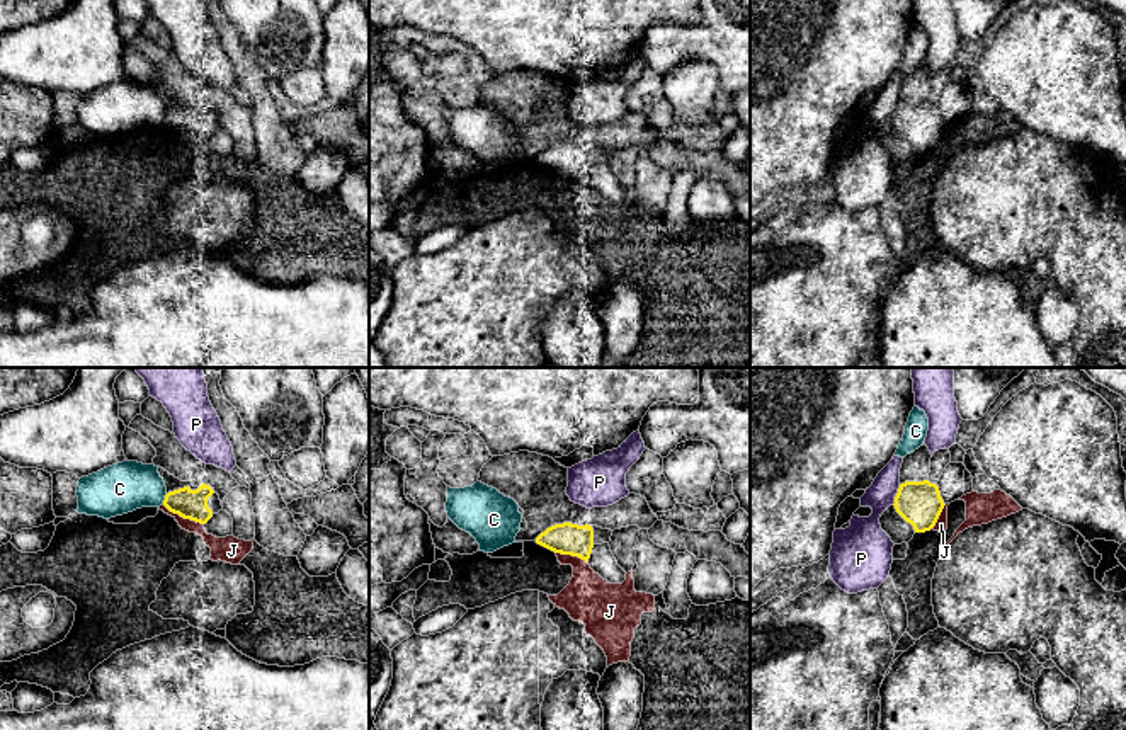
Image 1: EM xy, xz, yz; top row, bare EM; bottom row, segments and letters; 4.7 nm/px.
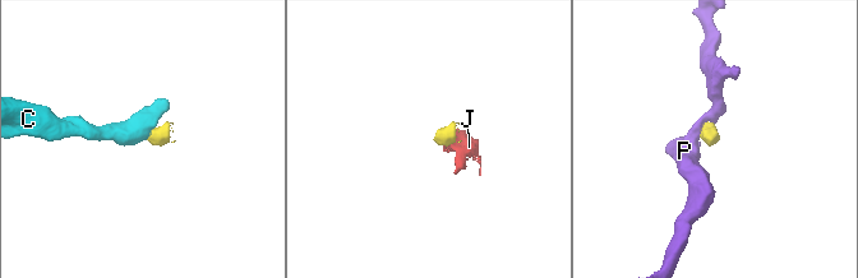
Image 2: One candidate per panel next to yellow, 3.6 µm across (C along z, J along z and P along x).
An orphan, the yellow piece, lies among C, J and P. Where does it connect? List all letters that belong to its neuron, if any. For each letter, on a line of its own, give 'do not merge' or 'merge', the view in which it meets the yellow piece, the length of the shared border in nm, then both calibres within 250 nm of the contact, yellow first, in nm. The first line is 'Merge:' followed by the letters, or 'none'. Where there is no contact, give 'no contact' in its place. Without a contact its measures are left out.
Merge: none
C: do not merge; meets yellow in xy; contact 60 nm long; 140 nm thick on the yellow side, 240 nm on the other
J: do not merge; meets yellow in xy; contact 220 nm long; 140 nm thick on the yellow side, 110 nm on the other
P: do not merge; meets yellow in yz; contact 100 nm long; 200 nm thick on the yellow side, 180 nm on the other

